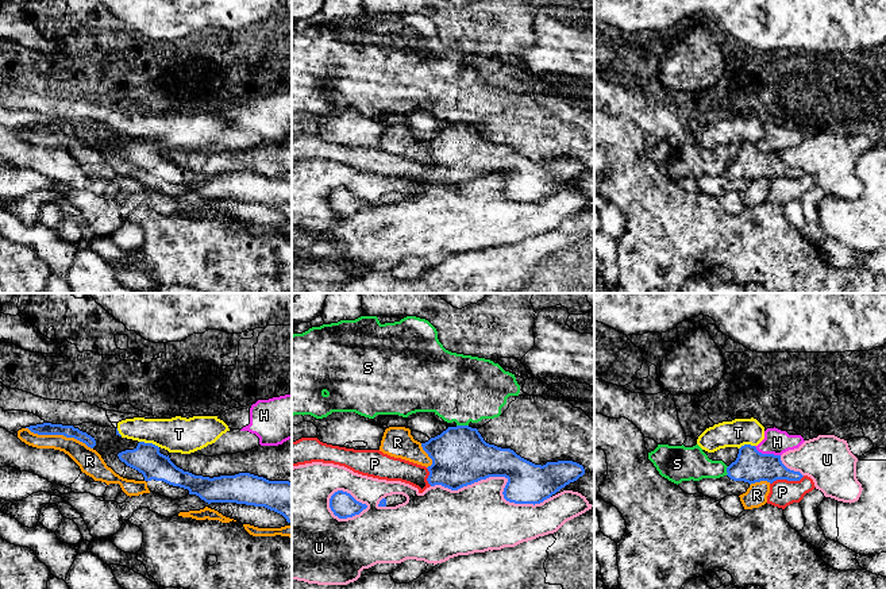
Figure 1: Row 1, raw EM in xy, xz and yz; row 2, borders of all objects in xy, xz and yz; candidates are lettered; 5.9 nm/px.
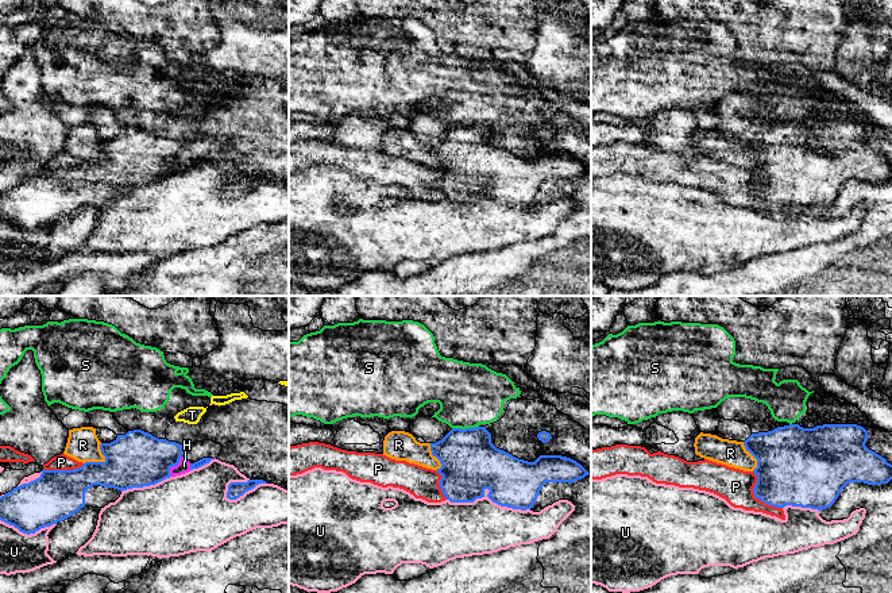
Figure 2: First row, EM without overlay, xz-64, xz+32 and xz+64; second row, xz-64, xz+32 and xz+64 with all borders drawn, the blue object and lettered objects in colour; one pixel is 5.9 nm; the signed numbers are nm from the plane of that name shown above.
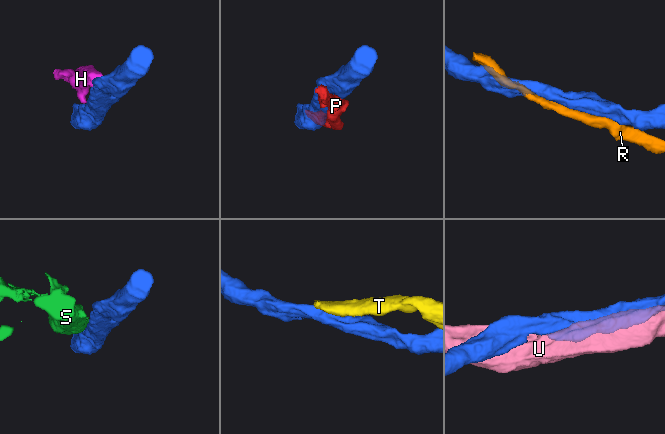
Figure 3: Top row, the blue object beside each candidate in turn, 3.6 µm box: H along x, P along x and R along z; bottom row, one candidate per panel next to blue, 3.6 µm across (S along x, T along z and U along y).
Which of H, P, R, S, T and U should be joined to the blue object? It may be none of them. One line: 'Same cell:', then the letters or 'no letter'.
Same cell: no letter

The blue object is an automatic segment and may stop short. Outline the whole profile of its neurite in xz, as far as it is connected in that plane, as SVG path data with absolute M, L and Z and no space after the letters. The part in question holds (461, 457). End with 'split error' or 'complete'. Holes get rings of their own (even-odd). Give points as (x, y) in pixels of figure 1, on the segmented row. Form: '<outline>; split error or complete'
M469 426L448 427L421 447L432 459L427 467L431 486L458 490L489 477L505 477L504 498L515 504L540 504L585 474L573 461L535 465L511 449L486 443Z; complete

